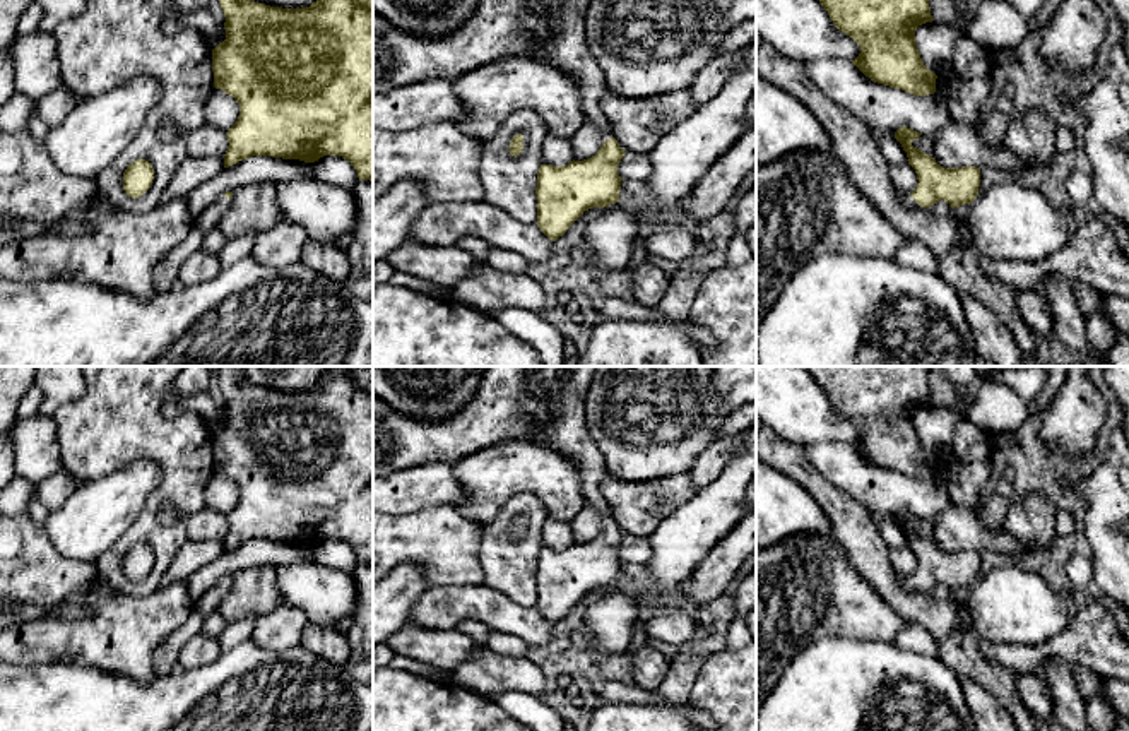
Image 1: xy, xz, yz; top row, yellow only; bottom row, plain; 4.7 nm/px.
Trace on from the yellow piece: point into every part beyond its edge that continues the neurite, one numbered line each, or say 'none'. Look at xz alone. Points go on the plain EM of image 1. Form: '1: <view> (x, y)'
1: xz (546, 404)

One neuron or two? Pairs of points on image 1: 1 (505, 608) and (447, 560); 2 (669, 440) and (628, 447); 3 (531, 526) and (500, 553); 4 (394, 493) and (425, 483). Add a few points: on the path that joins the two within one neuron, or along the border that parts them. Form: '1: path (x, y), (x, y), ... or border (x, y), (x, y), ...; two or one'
1: border (481, 582), (435, 584); two
2: path (659, 440), (638, 440); one
3: path (529, 536), (510, 553); one
4: path (401, 492), (418, 487); one

